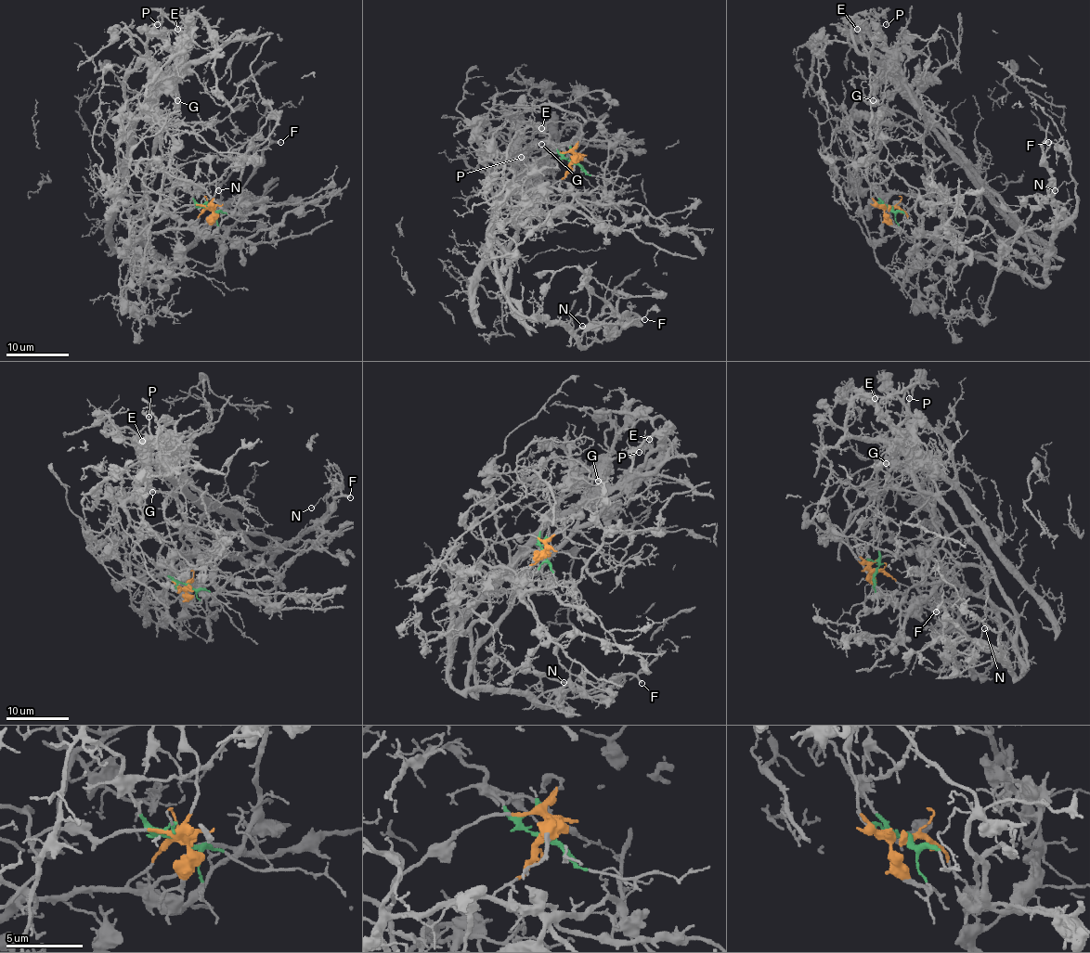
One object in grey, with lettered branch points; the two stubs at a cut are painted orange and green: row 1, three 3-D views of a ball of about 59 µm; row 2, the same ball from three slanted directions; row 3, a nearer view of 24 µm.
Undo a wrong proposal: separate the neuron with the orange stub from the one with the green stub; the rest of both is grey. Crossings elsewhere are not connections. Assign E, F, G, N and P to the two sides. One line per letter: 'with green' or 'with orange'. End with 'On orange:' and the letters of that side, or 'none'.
E: with green
F: with orange
G: with green
N: with orange
P: with green
On orange: F, N

